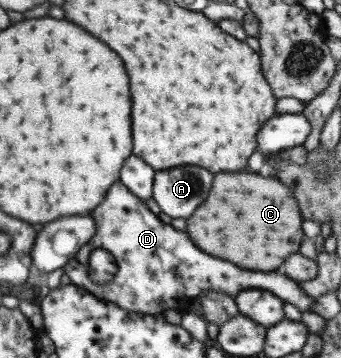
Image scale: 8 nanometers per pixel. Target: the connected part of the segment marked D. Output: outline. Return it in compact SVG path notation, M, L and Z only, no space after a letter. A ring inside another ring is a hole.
M120 181L110 187L104 201L90 216L94 219L96 232L92 240L82 246L63 267L65 274L70 277L72 284L88 290L100 300L110 300L128 312L156 315L164 314L167 309L176 309L184 313L189 303L204 292L221 292L236 297L242 291L252 289L266 289L301 312L313 311L315 299L306 295L298 283L281 270L244 271L234 263L210 257L196 247L186 232L163 223L150 211L144 200L128 191ZM95 249L105 249L115 257L118 269L113 281L98 285L89 278L89 257Z

